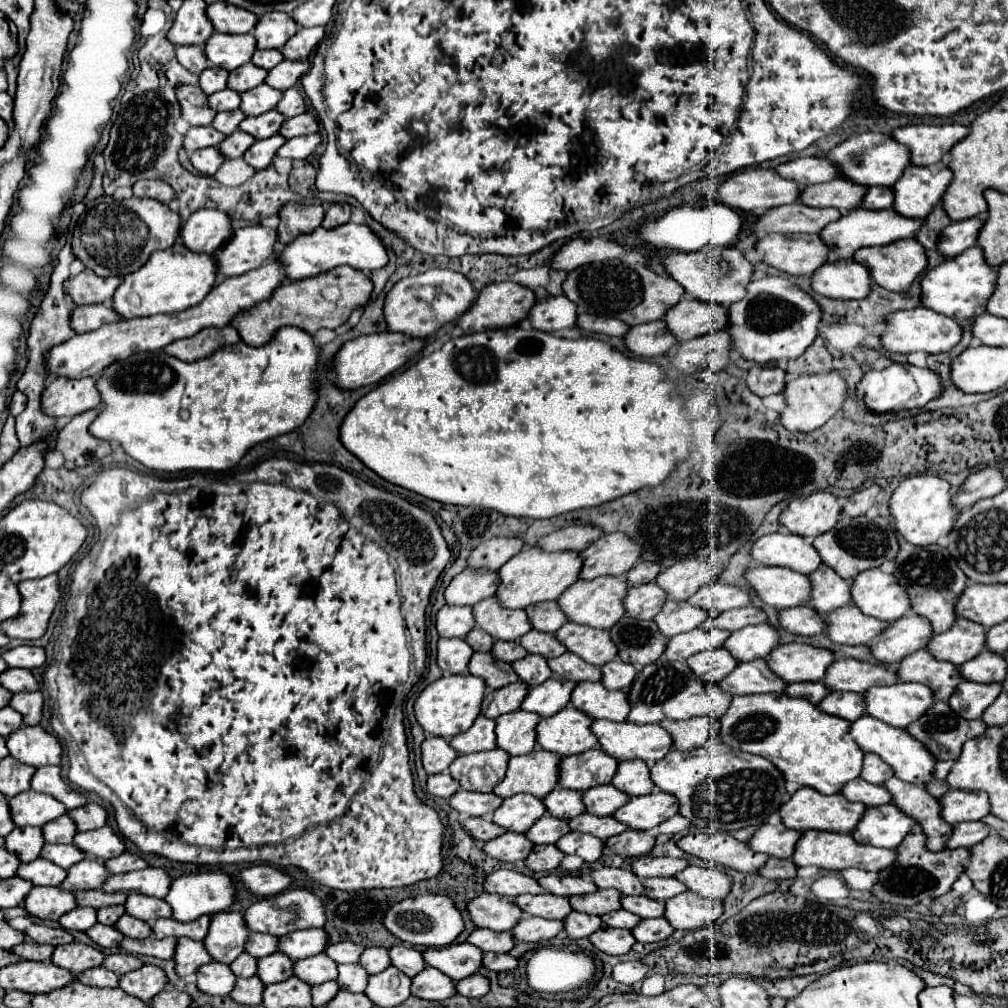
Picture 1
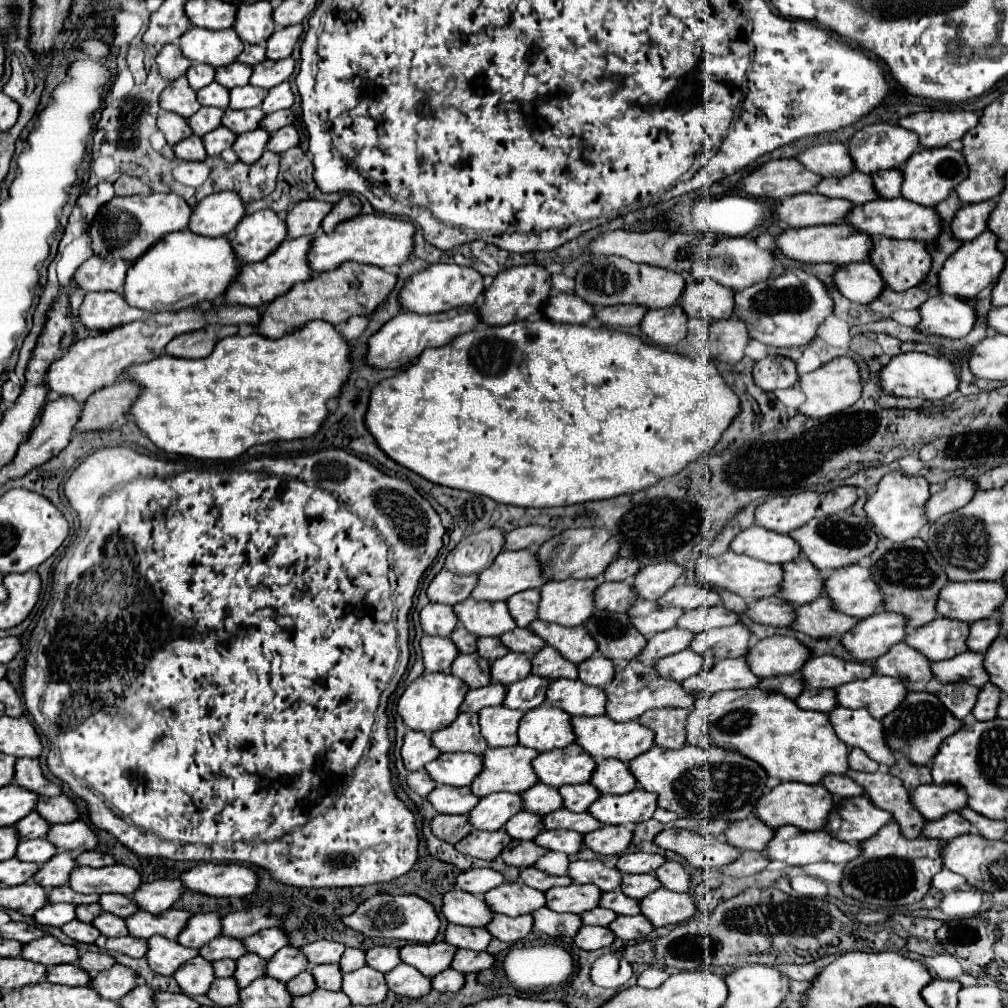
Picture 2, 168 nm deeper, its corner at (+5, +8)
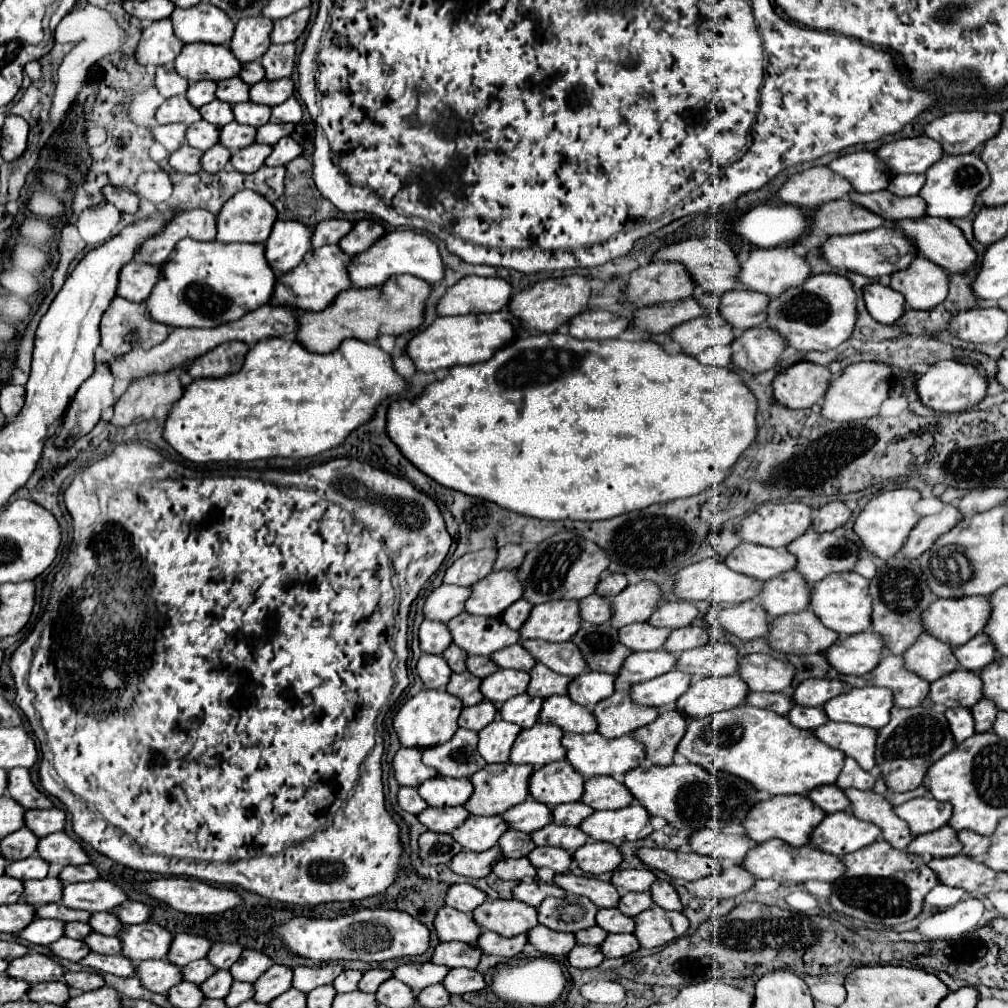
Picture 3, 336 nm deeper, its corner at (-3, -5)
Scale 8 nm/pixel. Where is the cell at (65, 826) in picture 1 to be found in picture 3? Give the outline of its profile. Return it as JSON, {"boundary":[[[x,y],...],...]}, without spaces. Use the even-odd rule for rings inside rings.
{"boundary":[[[27,827],[7,835],[5,839],[1,839],[1,855],[5,855],[5,859],[17,861],[17,859],[27,859],[37,851],[37,835],[33,835],[33,831],[29,831]]]}

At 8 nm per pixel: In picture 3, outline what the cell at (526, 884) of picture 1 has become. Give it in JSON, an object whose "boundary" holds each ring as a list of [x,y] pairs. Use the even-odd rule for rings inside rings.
{"boundary":[[[461,883],[461,885],[449,887],[445,903],[459,911],[471,913],[471,911],[475,911],[475,907],[479,907],[479,903],[485,903],[485,899],[487,899],[487,895],[481,889],[469,885],[469,883]]]}

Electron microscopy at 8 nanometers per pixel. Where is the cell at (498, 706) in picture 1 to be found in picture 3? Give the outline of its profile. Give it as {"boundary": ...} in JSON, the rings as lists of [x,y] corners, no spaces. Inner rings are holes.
{"boundary":[[[481,701],[473,707],[463,707],[461,717],[459,717],[459,727],[465,727],[471,731],[481,731],[485,725],[495,721],[497,713],[499,713],[497,705],[489,703],[489,701]]]}

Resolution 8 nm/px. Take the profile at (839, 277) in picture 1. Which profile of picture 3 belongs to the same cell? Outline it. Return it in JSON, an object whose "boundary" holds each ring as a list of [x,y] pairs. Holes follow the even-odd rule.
{"boundary":[[[869,283],[863,287],[863,301],[871,317],[879,323],[891,325],[903,315],[905,299],[901,293],[881,283]]]}

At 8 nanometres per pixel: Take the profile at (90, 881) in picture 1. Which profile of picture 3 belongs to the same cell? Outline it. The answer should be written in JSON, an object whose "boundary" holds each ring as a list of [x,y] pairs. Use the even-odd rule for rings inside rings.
{"boundary":[[[45,877],[39,881],[25,881],[25,891],[21,895],[21,901],[29,905],[45,905],[45,903],[59,903],[61,901],[61,891],[65,883],[57,877]]]}

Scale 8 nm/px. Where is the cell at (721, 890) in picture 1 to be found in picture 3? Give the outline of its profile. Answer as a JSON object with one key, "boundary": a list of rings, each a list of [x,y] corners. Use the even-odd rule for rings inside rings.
{"boundary":[[[655,881],[651,885],[651,895],[653,895],[655,905],[659,905],[663,909],[675,909],[675,911],[683,909],[683,903],[679,899],[675,885],[671,885],[669,881]]]}

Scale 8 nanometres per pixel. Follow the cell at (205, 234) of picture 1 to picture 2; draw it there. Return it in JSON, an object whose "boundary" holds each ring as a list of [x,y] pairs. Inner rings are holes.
{"boundary":[[[233,190],[217,192],[197,204],[189,230],[203,236],[225,236],[237,228],[245,216],[245,204]]]}

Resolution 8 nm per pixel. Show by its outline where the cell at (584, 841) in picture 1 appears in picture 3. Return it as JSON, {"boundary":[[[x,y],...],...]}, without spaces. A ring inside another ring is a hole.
{"boundary":[[[535,847],[529,855],[529,861],[539,869],[539,867],[549,867],[557,873],[565,873],[571,867],[573,853],[567,853],[565,849],[557,847]]]}

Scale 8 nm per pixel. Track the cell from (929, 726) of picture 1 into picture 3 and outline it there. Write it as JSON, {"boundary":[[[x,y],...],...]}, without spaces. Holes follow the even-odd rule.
{"boundary":[[[919,705],[913,709],[891,709],[891,721],[879,729],[877,733],[877,769],[885,775],[887,787],[891,791],[911,791],[917,789],[923,779],[925,771],[943,755],[953,751],[955,739],[945,719],[945,713],[935,707]]]}

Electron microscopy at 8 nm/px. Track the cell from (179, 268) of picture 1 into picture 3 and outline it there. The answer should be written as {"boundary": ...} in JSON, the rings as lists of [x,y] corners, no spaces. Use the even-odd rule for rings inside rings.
{"boundary":[[[181,239],[169,261],[163,263],[161,279],[145,307],[153,321],[169,327],[217,327],[269,303],[273,287],[275,273],[267,265],[263,245]]]}

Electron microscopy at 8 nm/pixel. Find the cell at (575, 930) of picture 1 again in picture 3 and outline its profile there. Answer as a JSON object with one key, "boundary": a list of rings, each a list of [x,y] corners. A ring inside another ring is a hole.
{"boundary":[[[537,925],[529,931],[529,941],[543,953],[543,955],[553,955],[553,957],[565,957],[575,945],[575,935],[573,933],[557,933],[549,931],[545,925]]]}

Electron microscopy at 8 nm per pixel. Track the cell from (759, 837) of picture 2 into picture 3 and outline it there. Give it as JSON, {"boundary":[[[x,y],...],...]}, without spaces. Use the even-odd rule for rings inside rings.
{"boundary":[[[699,829],[697,833],[691,835],[691,849],[701,855],[719,855],[725,859],[731,859],[735,865],[741,865],[741,859],[749,853],[749,849],[757,847],[753,839],[747,835],[725,835],[713,829]]]}

